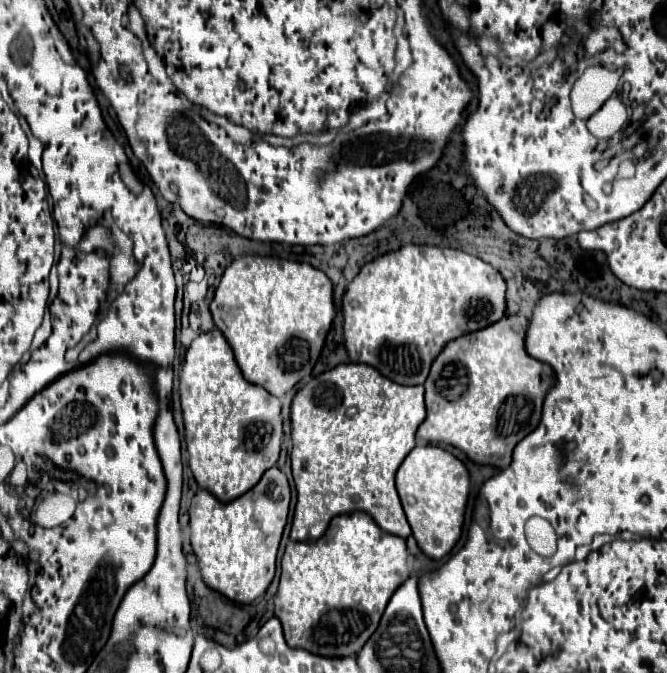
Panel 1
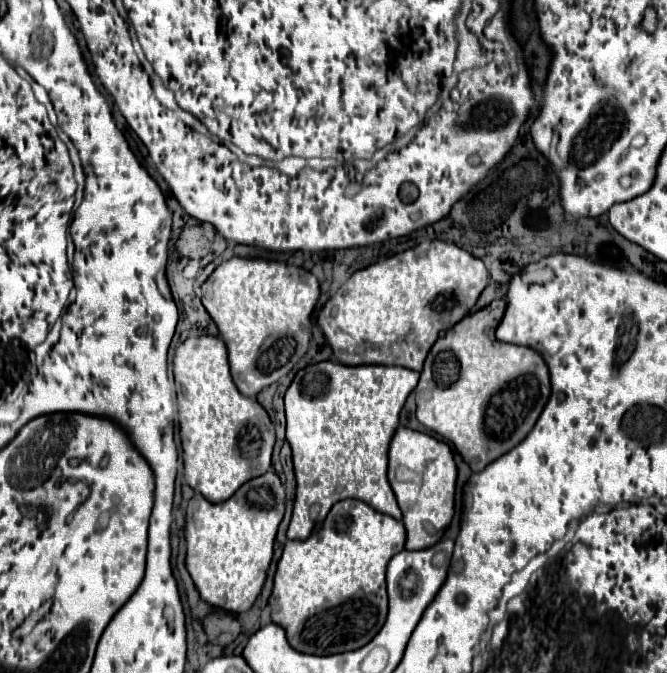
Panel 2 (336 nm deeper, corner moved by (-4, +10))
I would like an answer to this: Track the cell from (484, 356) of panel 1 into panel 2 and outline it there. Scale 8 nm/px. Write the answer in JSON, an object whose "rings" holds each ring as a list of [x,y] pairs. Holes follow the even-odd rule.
{"rings":[[[504,298],[492,300],[486,308],[462,318],[458,324],[446,330],[446,334],[434,342],[434,348],[430,348],[424,370],[420,374],[420,382],[414,388],[418,422],[440,434],[442,438],[450,440],[464,458],[464,462],[468,462],[472,472],[484,470],[490,462],[520,444],[536,424],[540,412],[550,398],[550,378],[542,356],[532,348],[504,344],[494,338],[494,330],[502,320],[500,316],[504,316],[504,310]]]}

